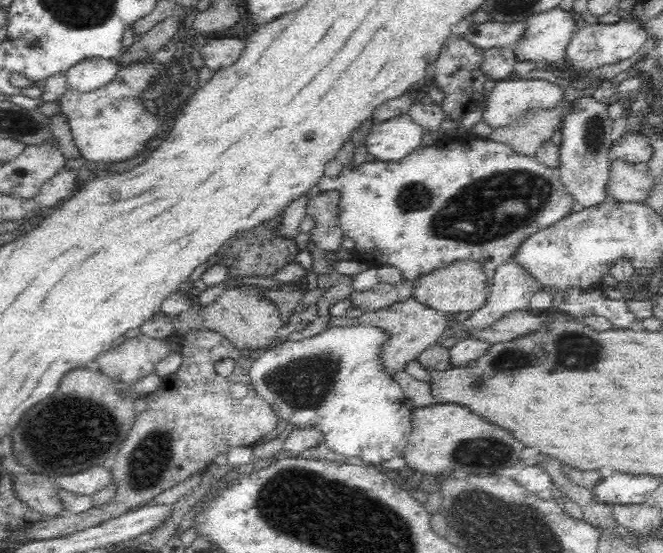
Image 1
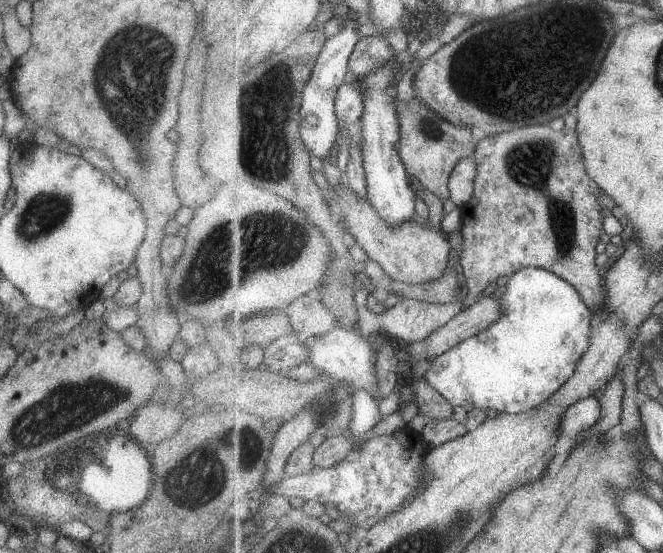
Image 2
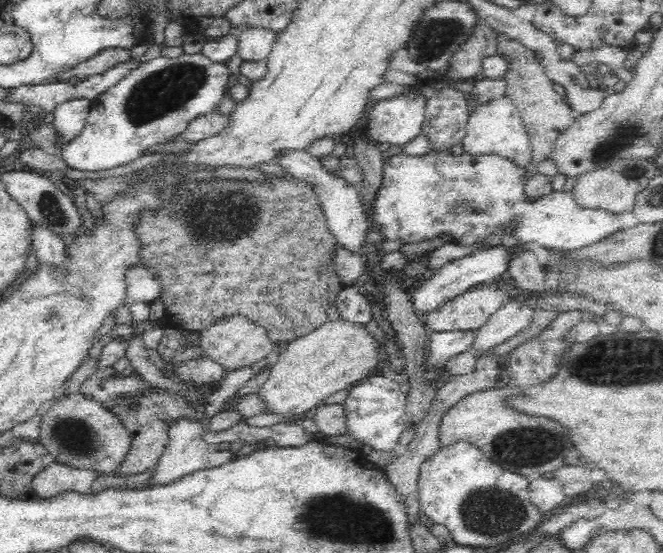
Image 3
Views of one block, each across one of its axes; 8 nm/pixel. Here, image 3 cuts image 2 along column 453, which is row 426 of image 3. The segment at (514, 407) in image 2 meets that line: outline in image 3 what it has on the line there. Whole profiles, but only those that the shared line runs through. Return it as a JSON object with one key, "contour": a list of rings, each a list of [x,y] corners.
{"contour":[[[370,374],[353,386],[343,404],[347,413],[347,434],[376,451],[398,451],[398,439],[407,425],[404,414],[406,402],[407,395],[394,379],[383,374]]]}

